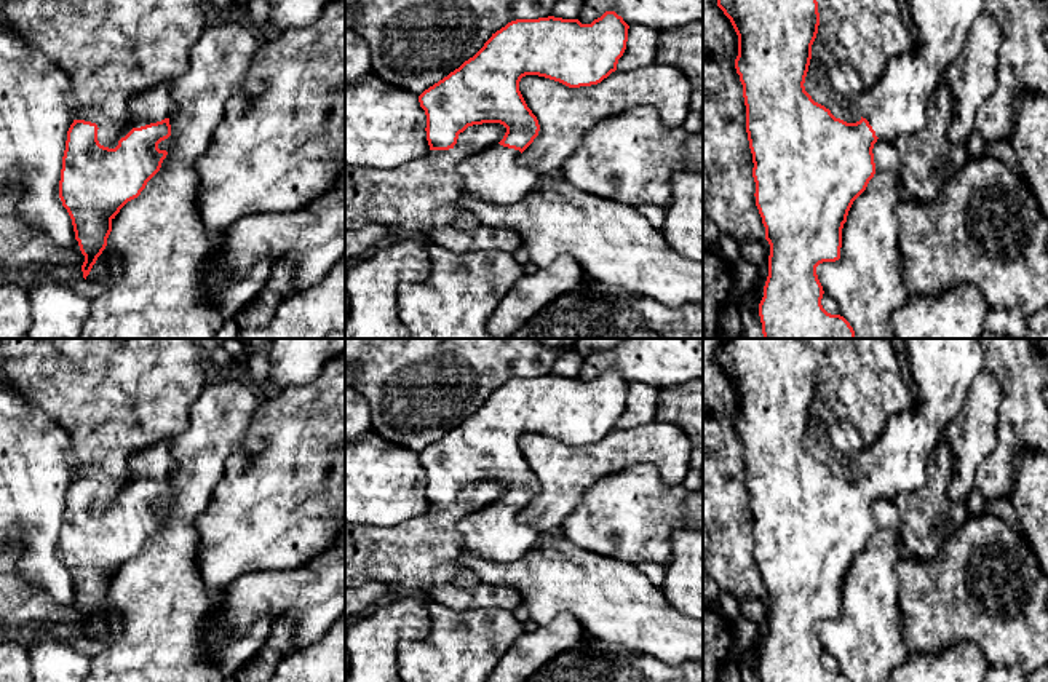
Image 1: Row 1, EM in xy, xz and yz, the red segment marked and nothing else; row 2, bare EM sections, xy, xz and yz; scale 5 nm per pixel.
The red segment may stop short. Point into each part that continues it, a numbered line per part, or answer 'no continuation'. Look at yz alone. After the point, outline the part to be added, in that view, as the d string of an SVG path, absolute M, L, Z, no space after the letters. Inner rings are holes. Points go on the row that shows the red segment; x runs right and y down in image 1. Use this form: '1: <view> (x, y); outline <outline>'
1: yz (897, 104); outline M907 0L919 30L915 50L888 61L883 75L864 88L858 110L879 139L893 141L922 131L927 105L944 81L949 64L962 53L984 0Z

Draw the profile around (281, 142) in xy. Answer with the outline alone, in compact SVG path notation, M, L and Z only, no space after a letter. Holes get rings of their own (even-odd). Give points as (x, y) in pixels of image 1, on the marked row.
M332 0L307 27L260 43L241 89L225 104L206 153L195 163L198 211L209 233L225 232L248 214L292 212L324 193L345 169L345 0Z

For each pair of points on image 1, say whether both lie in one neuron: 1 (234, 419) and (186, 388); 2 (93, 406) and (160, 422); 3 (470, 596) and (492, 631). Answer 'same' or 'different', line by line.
1: different
2: same
3: different

